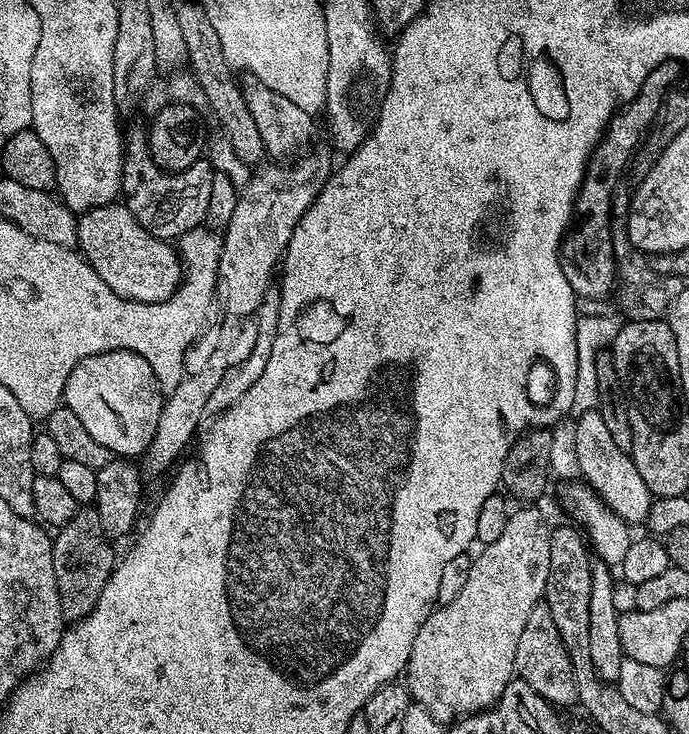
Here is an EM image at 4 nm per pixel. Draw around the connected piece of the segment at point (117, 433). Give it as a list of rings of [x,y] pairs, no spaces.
[[[119,348],[113,352],[99,352],[78,362],[78,366],[70,370],[70,378],[66,378],[62,404],[63,407],[74,410],[75,416],[86,426],[86,431],[96,441],[102,442],[106,450],[120,458],[140,458],[150,446],[154,430],[158,430],[158,418],[164,409],[165,399],[165,393],[156,381],[150,362],[130,350]]]

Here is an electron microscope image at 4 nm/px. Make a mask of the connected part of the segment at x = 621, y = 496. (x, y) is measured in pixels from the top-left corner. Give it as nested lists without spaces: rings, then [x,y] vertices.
[[[599,409],[581,412],[576,419],[578,420],[576,432],[572,436],[572,448],[576,464],[583,474],[581,477],[629,525],[634,526],[636,522],[643,523],[648,517],[654,497],[646,482],[642,481],[631,455],[619,450],[615,445]]]

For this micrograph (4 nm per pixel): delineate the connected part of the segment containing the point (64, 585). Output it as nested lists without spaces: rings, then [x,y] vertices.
[[[92,506],[77,509],[74,518],[53,535],[54,578],[65,621],[75,622],[88,616],[97,604],[105,582],[116,565],[113,548],[115,547],[102,530],[98,514]]]

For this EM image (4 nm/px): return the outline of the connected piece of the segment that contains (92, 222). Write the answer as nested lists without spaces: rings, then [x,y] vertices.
[[[113,202],[83,213],[76,222],[76,243],[98,278],[123,300],[157,304],[169,300],[182,279],[179,252],[169,241],[151,236],[123,203]]]

